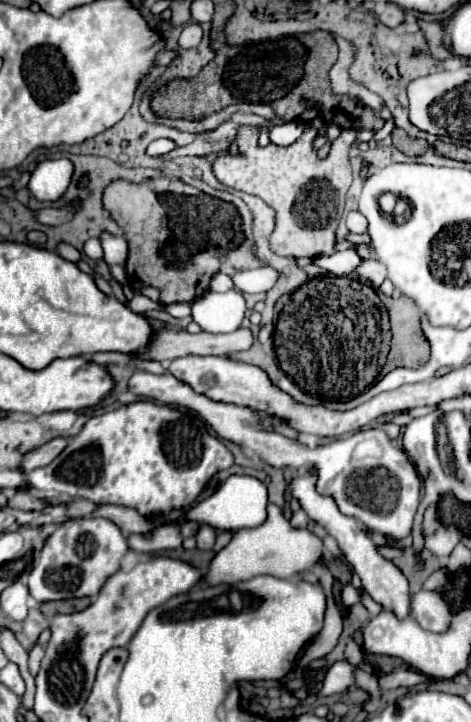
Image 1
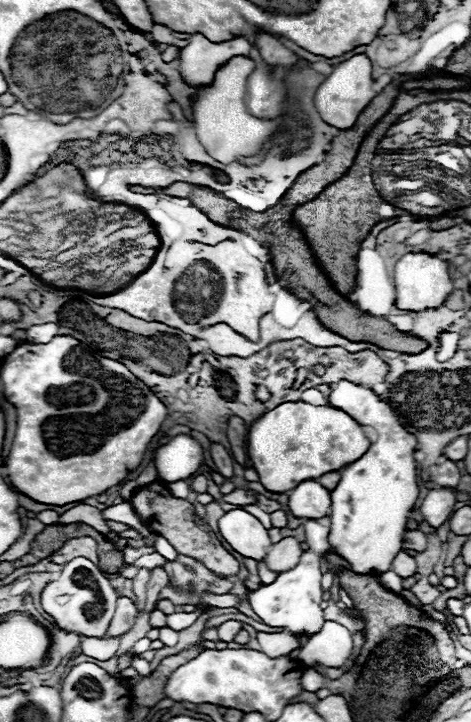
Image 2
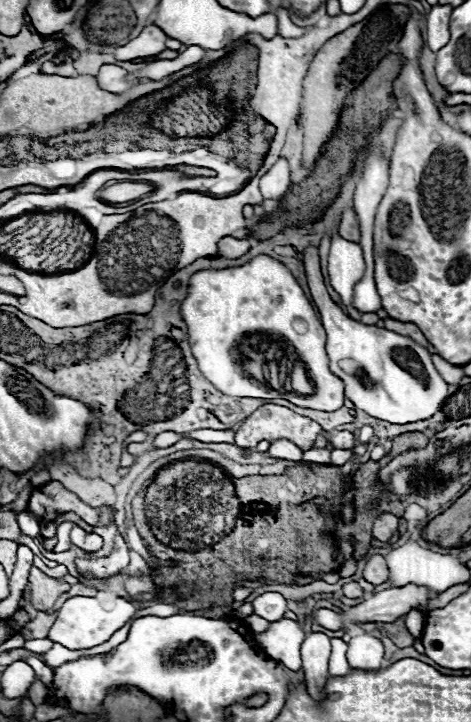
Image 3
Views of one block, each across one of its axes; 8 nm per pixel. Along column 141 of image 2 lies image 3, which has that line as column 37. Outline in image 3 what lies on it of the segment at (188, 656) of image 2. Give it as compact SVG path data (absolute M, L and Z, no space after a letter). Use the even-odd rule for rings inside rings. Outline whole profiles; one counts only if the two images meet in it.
M36 680L32 686L30 686L30 690L28 690L28 698L38 706L38 704L44 704L46 702L46 686L40 682L40 680Z

